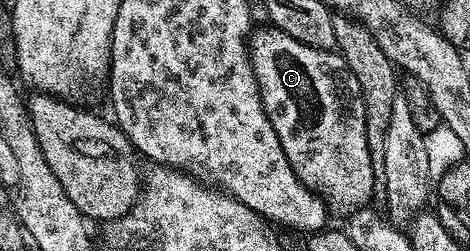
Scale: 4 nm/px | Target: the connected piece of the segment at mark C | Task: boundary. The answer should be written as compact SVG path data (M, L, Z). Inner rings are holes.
M253 30L250 36L252 68L266 117L270 117L270 125L274 125L274 133L278 133L278 141L296 176L326 203L341 207L344 213L365 206L374 195L374 169L366 141L366 105L358 81L335 50L319 51L284 31L267 30Z

